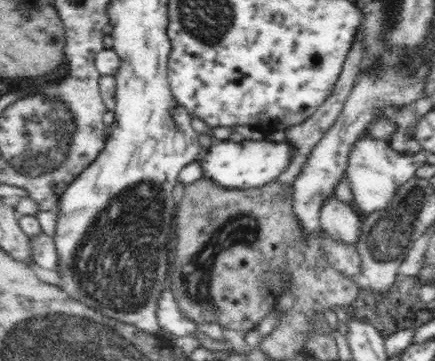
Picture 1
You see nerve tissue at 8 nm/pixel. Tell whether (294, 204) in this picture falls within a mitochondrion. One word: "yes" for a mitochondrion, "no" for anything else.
no

